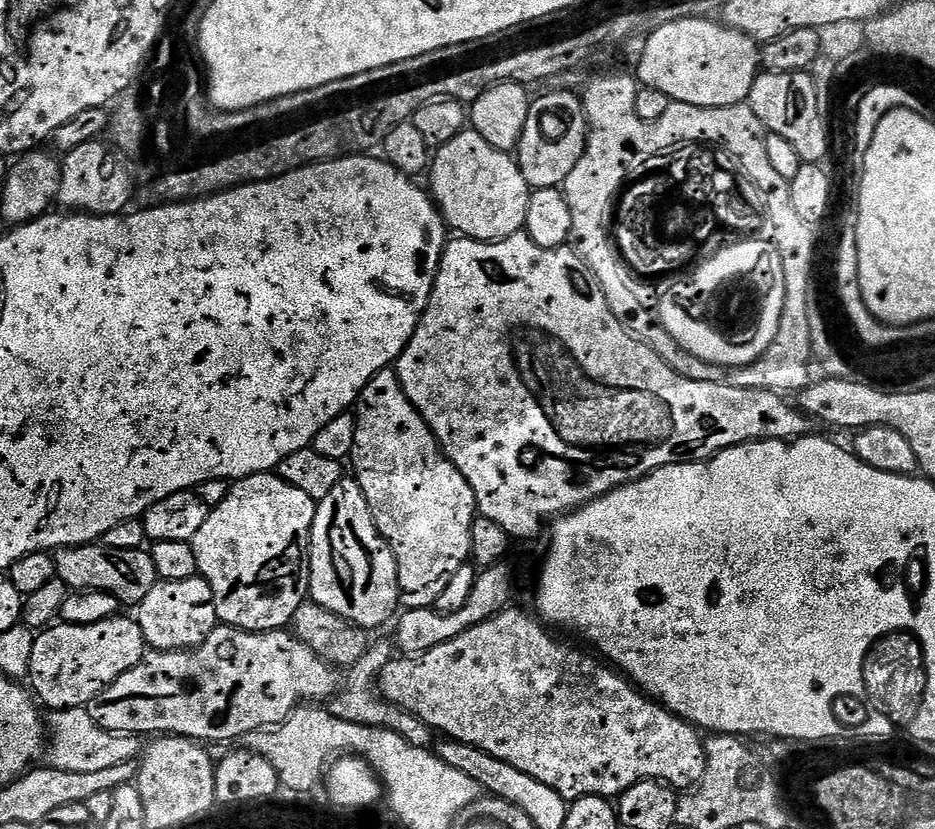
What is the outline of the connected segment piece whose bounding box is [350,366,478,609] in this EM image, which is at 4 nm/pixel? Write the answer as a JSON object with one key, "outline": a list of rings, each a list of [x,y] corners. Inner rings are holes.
{"outline":[[[395,367],[378,370],[378,374],[366,382],[355,402],[354,415],[356,429],[350,468],[352,464],[356,471],[353,472],[354,478],[358,486],[362,486],[362,494],[366,494],[370,514],[392,547],[398,566],[400,603],[405,609],[431,608],[446,584],[463,564],[469,563],[472,555],[472,524],[478,515],[474,490],[470,490],[470,482],[462,478],[454,462],[445,456],[422,414],[418,414],[410,398],[406,398]]]}

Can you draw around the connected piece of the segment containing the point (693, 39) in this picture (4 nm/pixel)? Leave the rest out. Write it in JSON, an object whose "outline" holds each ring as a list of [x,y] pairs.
{"outline":[[[686,18],[678,22],[666,22],[658,30],[648,33],[643,41],[644,49],[640,52],[640,65],[634,69],[639,83],[645,88],[662,90],[669,101],[703,108],[729,108],[747,101],[750,90],[754,86],[758,69],[762,64],[762,52],[756,41],[746,34],[728,27],[723,22],[708,20],[709,18]]]}

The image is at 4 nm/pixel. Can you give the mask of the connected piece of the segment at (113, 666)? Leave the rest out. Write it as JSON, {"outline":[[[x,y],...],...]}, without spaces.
{"outline":[[[124,615],[93,624],[56,622],[36,636],[27,679],[32,680],[31,691],[45,709],[85,707],[102,689],[126,674],[126,670],[138,666],[146,651],[144,635],[135,619]]]}

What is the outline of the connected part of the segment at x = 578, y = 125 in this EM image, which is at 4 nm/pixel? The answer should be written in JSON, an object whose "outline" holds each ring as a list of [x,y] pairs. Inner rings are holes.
{"outline":[[[548,92],[535,97],[526,118],[526,130],[522,130],[518,163],[529,189],[557,188],[574,170],[578,158],[582,158],[584,144],[588,140],[588,117],[584,115],[584,102],[572,92]]]}

